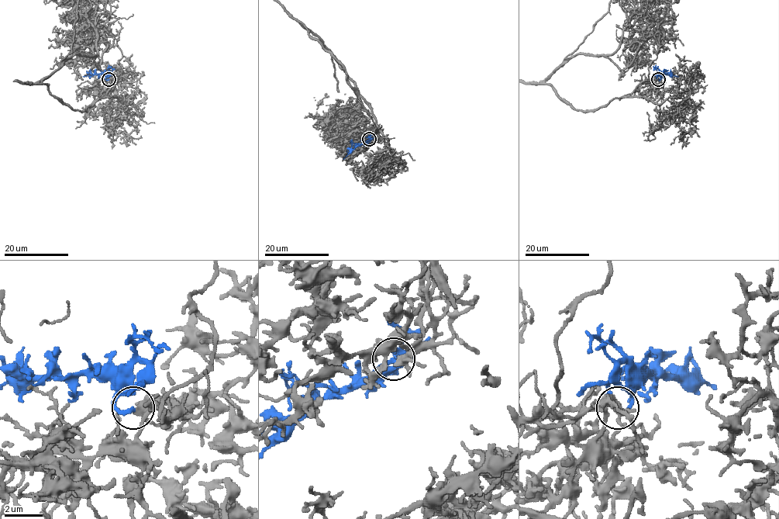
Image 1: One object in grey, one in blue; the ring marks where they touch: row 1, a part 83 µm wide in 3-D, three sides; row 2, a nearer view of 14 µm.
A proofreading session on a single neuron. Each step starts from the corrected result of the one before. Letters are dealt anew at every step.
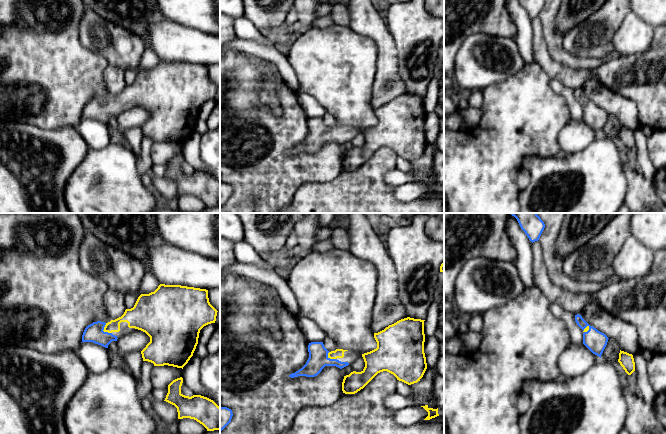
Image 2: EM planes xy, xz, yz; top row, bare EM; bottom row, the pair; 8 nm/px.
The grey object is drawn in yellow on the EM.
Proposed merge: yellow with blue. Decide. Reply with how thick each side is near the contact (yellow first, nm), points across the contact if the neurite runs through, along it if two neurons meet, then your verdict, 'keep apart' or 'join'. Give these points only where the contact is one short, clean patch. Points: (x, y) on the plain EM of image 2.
calibres 120 and 150 nm; way xy (131, 92), (120, 95), (104, 107), (94, 108); join

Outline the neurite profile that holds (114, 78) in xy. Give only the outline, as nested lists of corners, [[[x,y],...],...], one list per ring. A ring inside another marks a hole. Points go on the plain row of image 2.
[[[108,65],[103,72],[103,79],[107,90],[112,96],[121,93],[125,88],[125,71]]]

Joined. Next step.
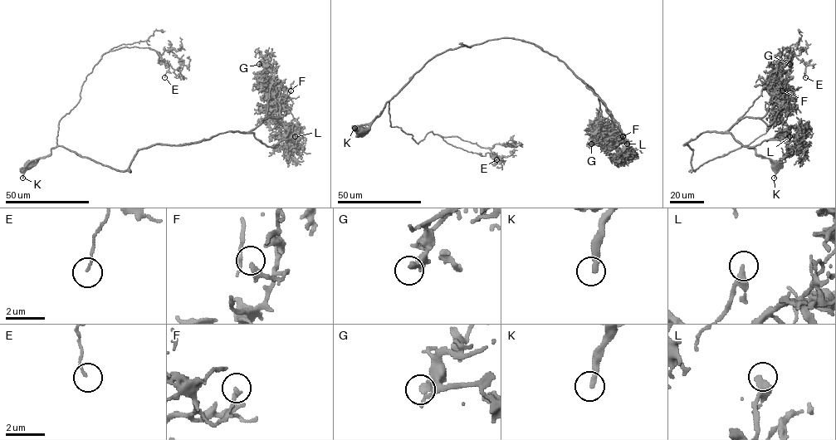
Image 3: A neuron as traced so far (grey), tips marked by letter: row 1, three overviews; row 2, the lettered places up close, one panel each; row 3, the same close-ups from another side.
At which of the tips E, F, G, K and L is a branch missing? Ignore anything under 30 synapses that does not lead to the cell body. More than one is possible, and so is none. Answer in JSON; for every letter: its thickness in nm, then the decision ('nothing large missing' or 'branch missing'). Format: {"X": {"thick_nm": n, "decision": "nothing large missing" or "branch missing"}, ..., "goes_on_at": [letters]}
{"E": {"thick_nm": 100, "decision": "nothing large missing"}, "F": {"thick_nm": 240, "decision": "nothing large missing"}, "G": {"thick_nm": 420, "decision": "nothing large missing"}, "K": {"thick_nm": 320, "decision": "nothing large missing"}, "L": {"thick_nm": 280, "decision": "branch missing"}, "goes_on_at": ["L"]}

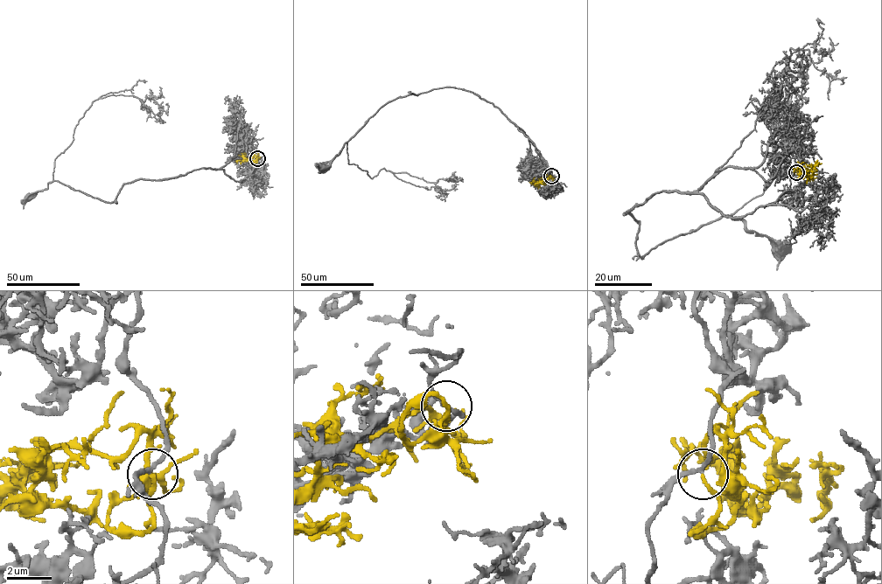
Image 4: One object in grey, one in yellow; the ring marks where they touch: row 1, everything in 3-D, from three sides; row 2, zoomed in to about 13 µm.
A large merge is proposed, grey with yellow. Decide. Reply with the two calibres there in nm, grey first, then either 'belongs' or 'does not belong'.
160 nm thick on the grey side, 170 nm on the other; belongs

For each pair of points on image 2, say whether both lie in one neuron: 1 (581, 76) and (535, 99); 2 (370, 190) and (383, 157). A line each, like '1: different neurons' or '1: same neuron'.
1: different neurons
2: same neuron

